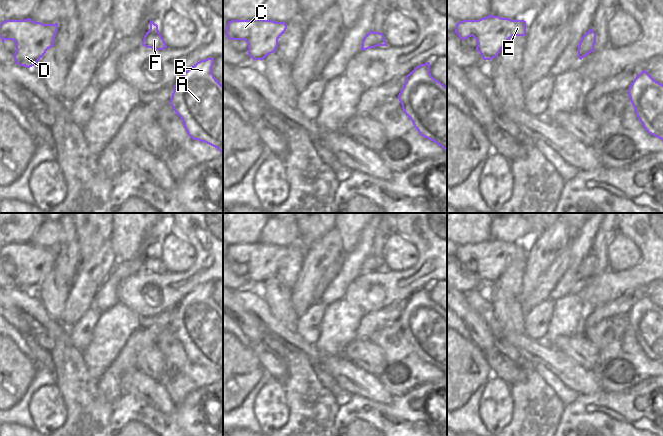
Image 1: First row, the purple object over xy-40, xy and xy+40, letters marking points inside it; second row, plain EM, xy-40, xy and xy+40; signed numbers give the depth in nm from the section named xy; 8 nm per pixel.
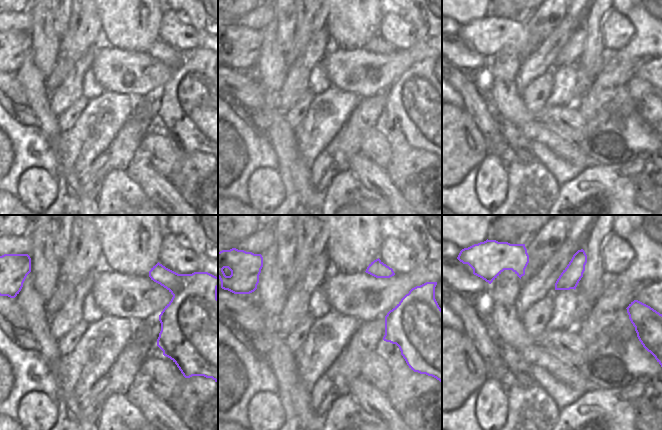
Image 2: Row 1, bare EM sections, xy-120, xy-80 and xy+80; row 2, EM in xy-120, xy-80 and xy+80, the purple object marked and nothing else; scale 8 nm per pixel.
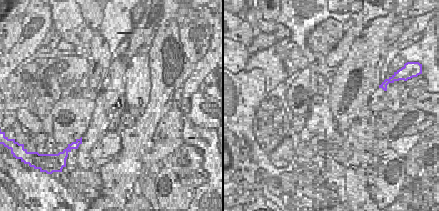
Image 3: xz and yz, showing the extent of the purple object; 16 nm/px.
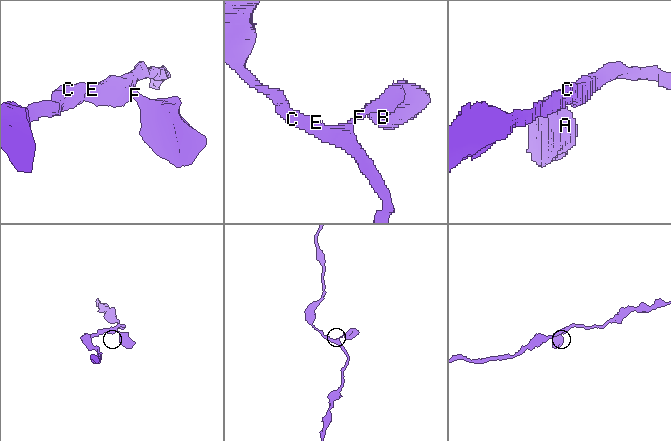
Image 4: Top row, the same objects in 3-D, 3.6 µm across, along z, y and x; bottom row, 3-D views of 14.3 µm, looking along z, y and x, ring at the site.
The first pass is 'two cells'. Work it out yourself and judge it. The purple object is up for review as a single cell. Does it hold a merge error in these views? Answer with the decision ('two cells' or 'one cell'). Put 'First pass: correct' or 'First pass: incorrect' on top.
First pass: incorrect
one cell

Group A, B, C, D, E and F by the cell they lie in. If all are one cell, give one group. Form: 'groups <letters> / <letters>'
groups A B C D E F

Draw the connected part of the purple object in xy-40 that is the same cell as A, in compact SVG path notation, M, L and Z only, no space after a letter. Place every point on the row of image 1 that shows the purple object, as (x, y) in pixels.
M207 58L186 70L174 85L170 105L193 140L205 142L223 154L223 85L214 77L213 65L214 58Z

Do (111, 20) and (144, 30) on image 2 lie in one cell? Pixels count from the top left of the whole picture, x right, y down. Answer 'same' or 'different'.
same

